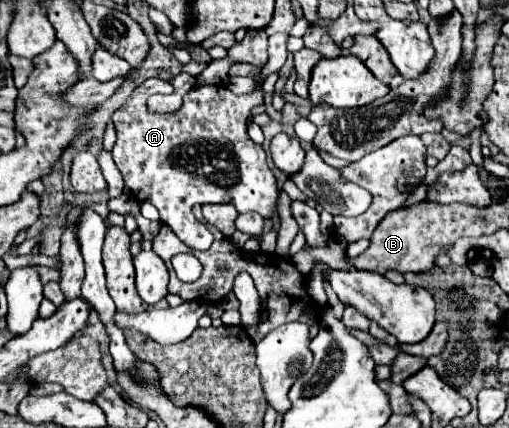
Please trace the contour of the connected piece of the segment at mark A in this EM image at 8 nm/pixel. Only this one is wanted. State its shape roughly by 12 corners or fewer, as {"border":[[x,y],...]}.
{"border":[[142,83],[112,115],[134,197],[192,249],[194,203],[278,217],[248,137],[262,91],[206,85],[178,113]]}

